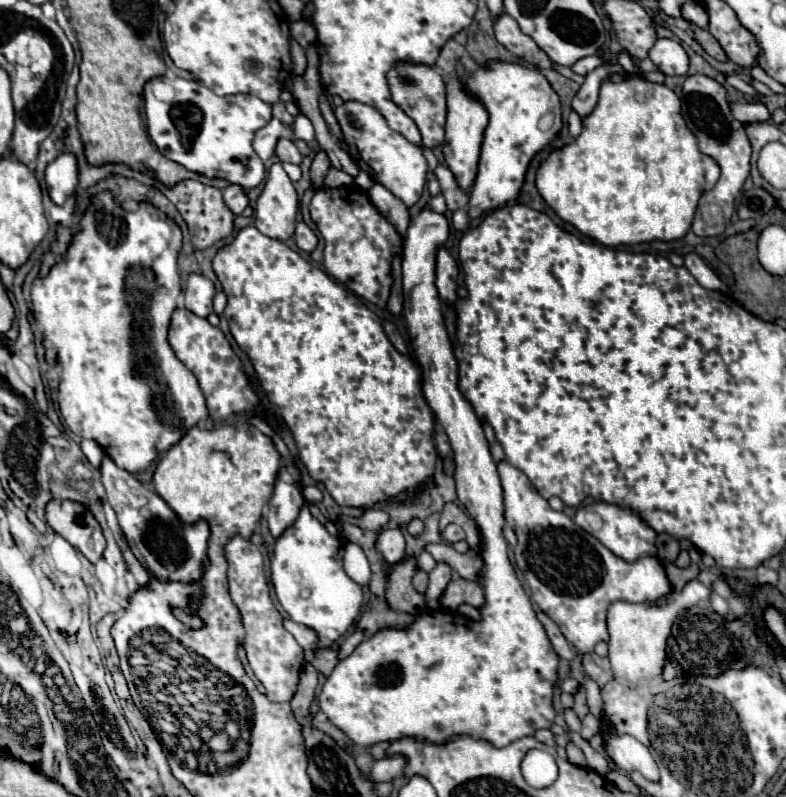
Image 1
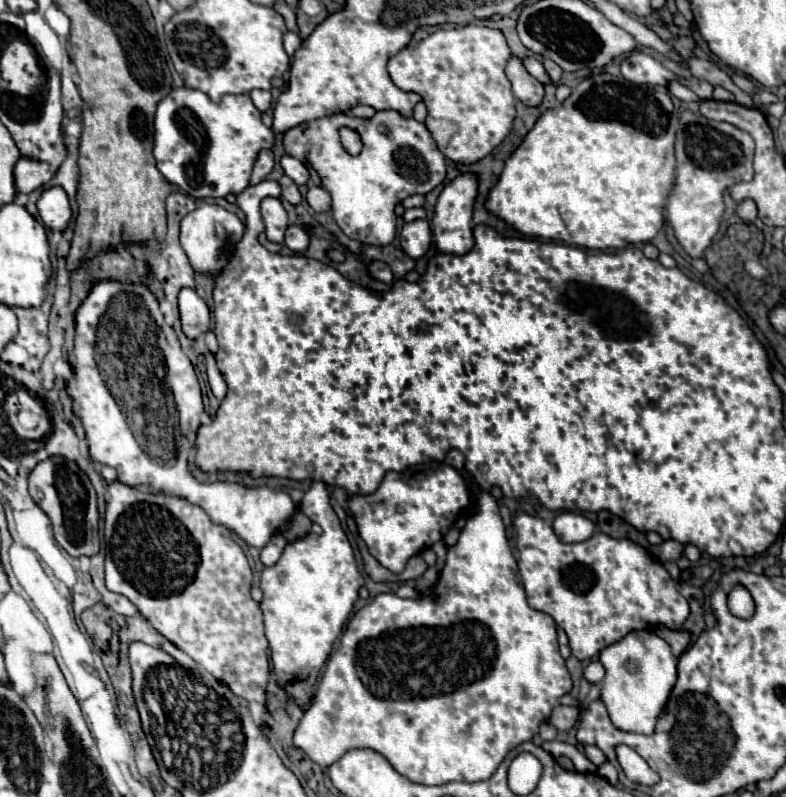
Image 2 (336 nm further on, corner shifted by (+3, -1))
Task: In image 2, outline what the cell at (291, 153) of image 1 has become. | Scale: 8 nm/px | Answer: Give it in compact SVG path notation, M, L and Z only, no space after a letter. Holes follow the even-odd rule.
M283 154L283 158L281 158L281 168L283 168L283 172L285 172L289 178L293 178L293 182L299 184L299 186L309 180L309 172L307 172L305 164L303 164L301 160L289 156L289 154Z

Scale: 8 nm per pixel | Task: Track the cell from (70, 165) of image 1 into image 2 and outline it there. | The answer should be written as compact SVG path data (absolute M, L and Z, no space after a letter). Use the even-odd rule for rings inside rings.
M53 186L43 190L39 202L39 216L45 222L45 226L53 230L65 230L71 220L71 206L65 190L61 186Z

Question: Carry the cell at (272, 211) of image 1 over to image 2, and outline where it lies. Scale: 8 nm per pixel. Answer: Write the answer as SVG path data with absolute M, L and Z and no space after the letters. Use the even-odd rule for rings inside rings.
M263 198L261 202L261 214L263 214L263 222L265 222L265 234L271 242L283 242L285 230L289 226L289 218L287 218L287 210L283 208L279 198Z

